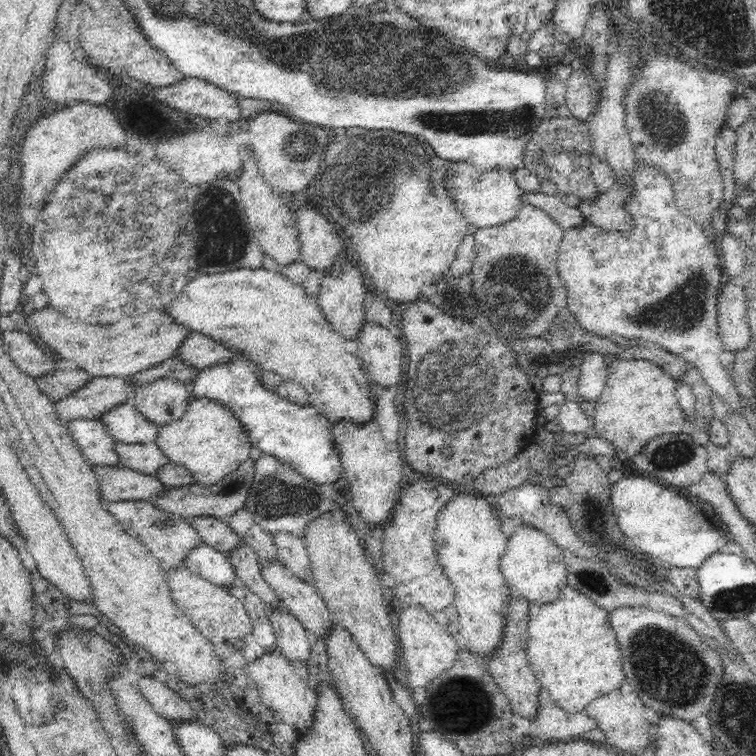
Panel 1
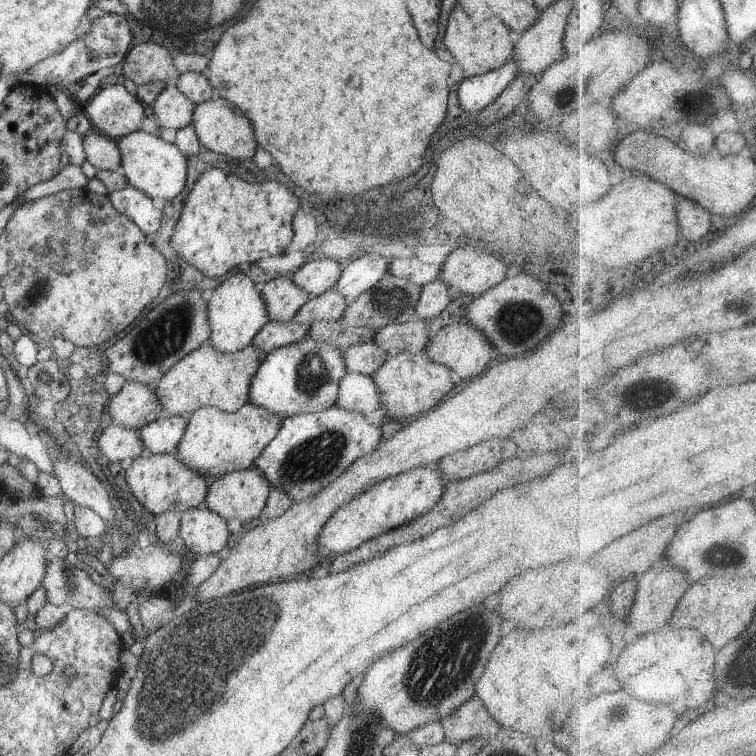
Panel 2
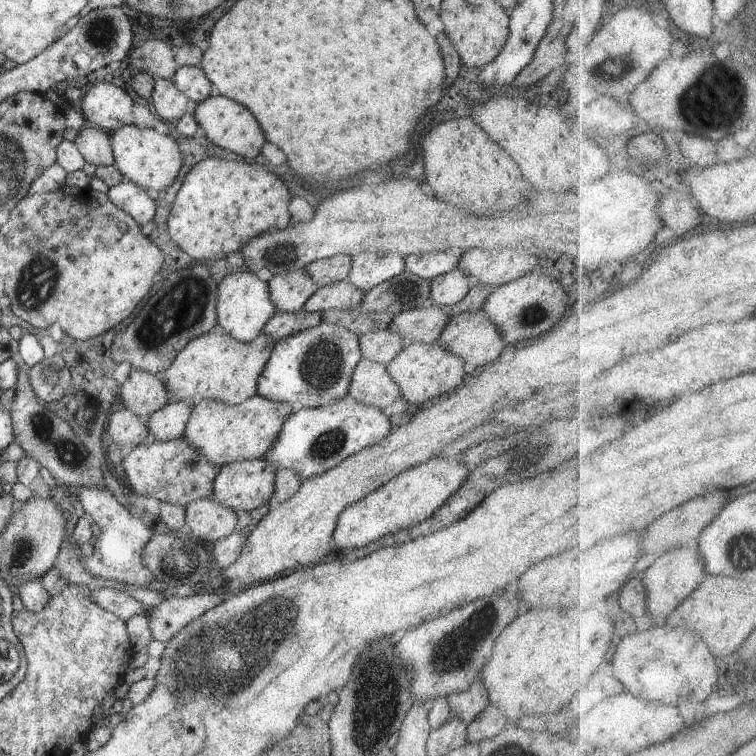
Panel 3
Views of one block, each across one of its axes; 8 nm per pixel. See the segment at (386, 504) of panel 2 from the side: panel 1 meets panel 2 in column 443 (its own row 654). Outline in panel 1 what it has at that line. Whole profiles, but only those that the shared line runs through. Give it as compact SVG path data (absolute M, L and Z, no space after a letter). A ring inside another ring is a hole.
M470 489L456 494L436 518L436 555L454 585L454 606L459 612L456 634L467 650L481 656L496 652L502 644L504 620L514 593L500 572L500 562L509 540L502 532L501 524L484 495Z

